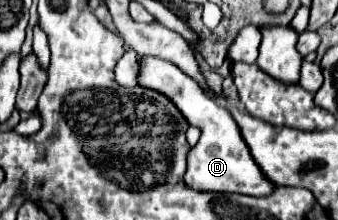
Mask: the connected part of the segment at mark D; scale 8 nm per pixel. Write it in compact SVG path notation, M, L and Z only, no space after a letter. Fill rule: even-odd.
M145 57L141 59L139 69L139 85L161 91L163 95L169 95L177 107L181 107L181 113L185 119L189 119L191 125L197 125L201 129L199 143L189 153L189 167L185 173L185 183L197 191L225 191L225 193L243 193L243 195L255 195L255 197L267 197L271 195L277 185L269 181L259 165L255 163L239 125L229 115L229 111L219 105L215 99L211 99L189 75L185 75L177 65L163 61L159 57Z

